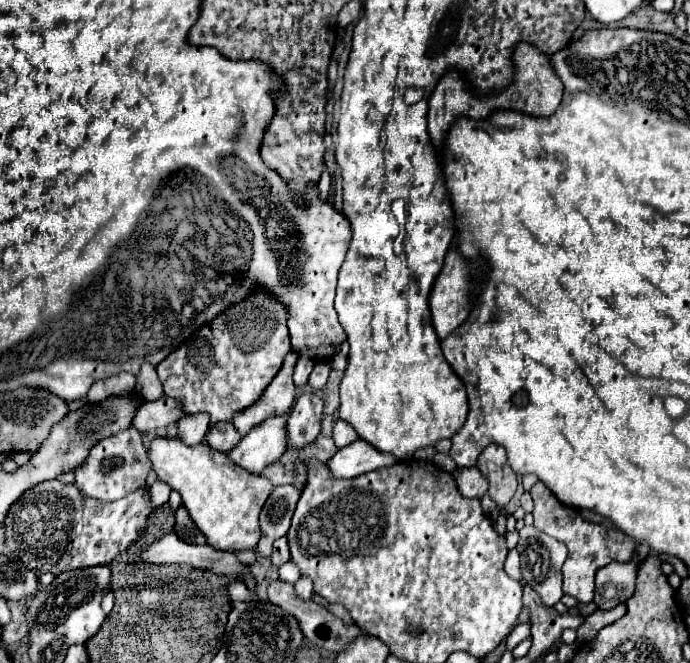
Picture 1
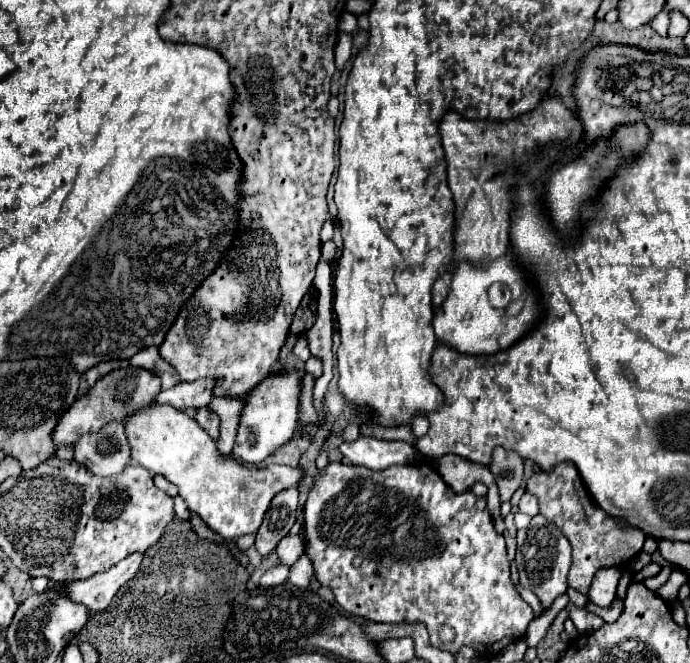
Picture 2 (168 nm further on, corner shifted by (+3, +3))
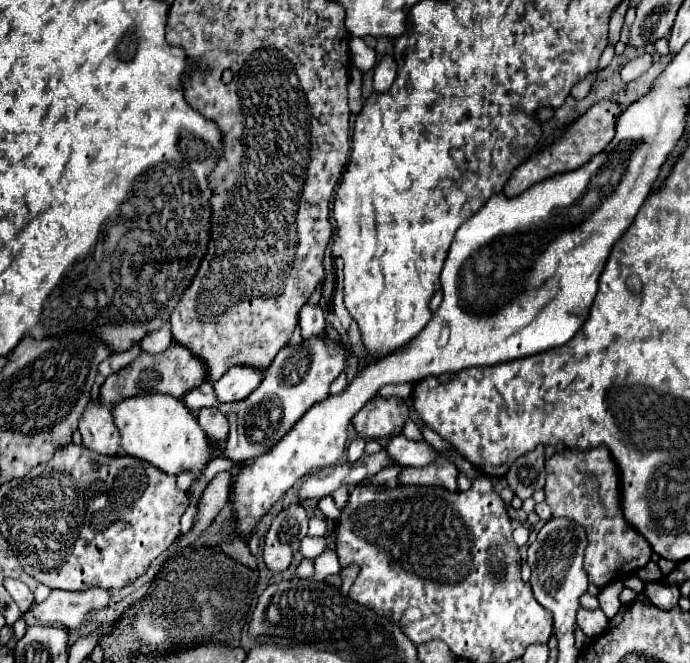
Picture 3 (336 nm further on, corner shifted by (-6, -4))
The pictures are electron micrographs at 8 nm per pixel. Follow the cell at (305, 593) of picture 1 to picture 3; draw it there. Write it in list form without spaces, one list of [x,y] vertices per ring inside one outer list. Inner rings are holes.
[[[325,550],[319,558],[315,558],[315,580],[325,580],[331,574],[337,574],[341,570],[339,558],[335,550]]]

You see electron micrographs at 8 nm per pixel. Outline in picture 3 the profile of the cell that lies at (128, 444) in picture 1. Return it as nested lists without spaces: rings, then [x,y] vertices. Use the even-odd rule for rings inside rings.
[[[91,400],[85,410],[83,418],[79,420],[79,432],[83,436],[83,446],[95,450],[99,454],[115,456],[121,448],[119,432],[113,424],[111,410],[103,406],[99,400]]]

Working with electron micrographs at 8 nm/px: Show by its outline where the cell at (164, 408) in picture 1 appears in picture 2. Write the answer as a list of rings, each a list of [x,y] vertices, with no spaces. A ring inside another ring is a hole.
[[[198,379],[194,383],[178,383],[168,391],[160,391],[154,399],[154,405],[170,405],[180,411],[198,409],[210,403],[214,389],[214,379]]]

